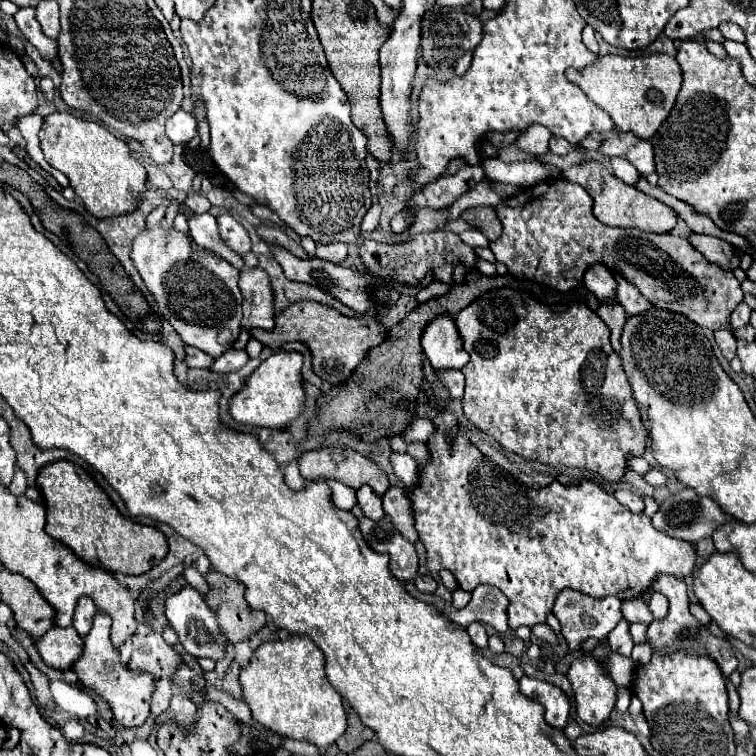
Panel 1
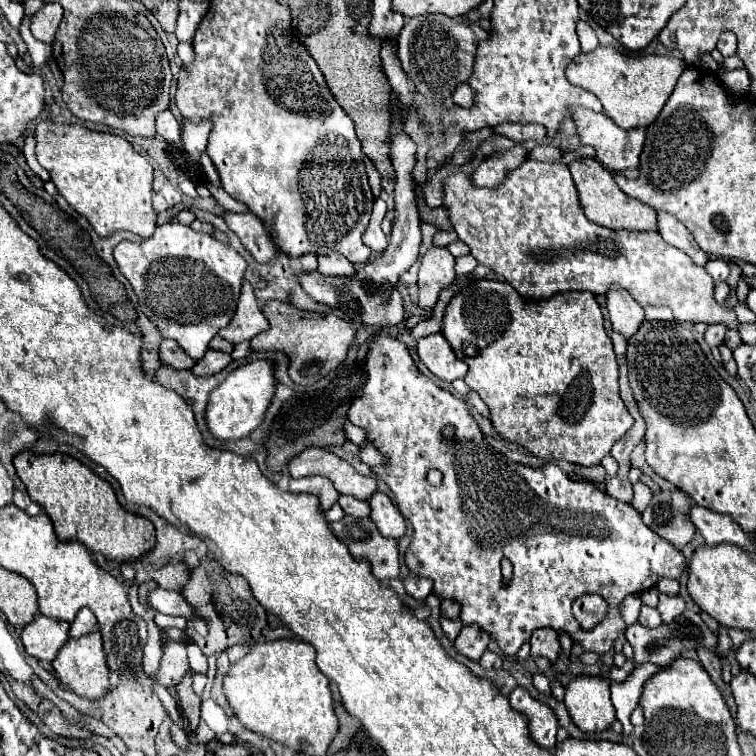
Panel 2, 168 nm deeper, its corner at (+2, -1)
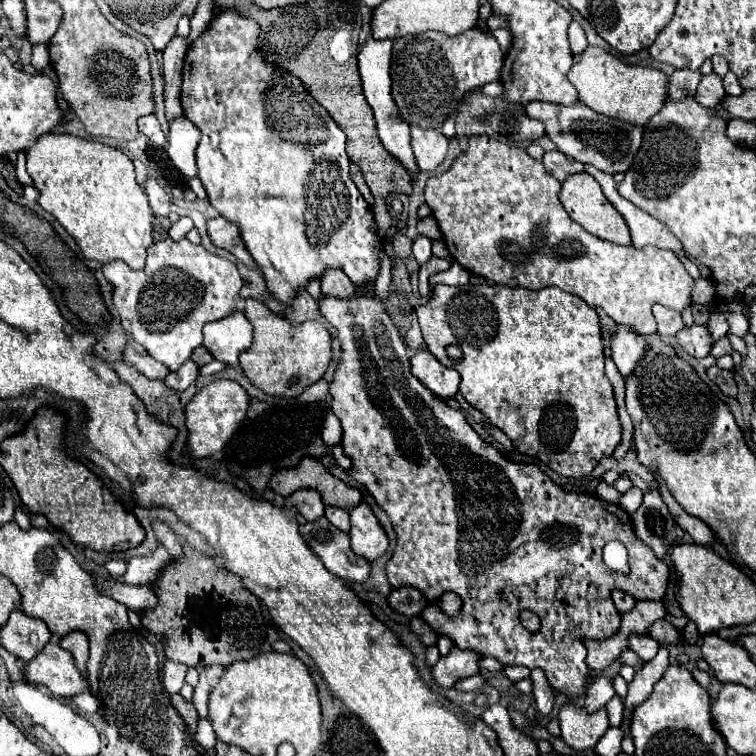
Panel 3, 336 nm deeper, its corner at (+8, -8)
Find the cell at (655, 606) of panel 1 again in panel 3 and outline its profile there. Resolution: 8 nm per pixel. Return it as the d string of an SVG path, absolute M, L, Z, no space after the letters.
M660 649L658 655L654 659L650 659L632 679L632 683L628 683L628 697L626 697L626 707L632 711L636 705L640 705L644 699L648 699L648 695L652 693L654 683L664 675L668 667L668 651Z

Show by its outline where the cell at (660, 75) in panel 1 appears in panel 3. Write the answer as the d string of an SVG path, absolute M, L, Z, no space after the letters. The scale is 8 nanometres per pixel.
M592 45L586 47L580 55L574 55L568 79L576 87L578 99L590 109L638 125L646 125L652 119L652 115L660 111L666 99L668 85L668 77L662 71L642 65L626 65L602 47Z

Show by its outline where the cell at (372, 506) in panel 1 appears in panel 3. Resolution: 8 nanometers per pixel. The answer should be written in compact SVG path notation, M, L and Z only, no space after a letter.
M326 507L326 509L324 509L324 517L326 517L334 527L338 527L340 531L344 531L344 533L350 531L348 511L344 511L344 509L340 509L340 507Z

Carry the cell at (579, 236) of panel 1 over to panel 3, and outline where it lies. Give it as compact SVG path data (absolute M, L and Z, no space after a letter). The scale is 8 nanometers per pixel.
M472 135L468 139L468 149L454 159L450 169L442 175L432 175L426 181L424 193L450 255L474 275L500 285L526 287L534 291L556 285L572 295L578 295L590 307L604 309L606 315L610 315L618 325L626 325L638 335L654 333L654 303L662 303L676 311L690 305L694 279L672 251L656 247L634 249L632 245L622 247L602 241L582 229L568 217L558 199L560 181L544 169L542 161L532 159L524 147L504 145L488 135Z

